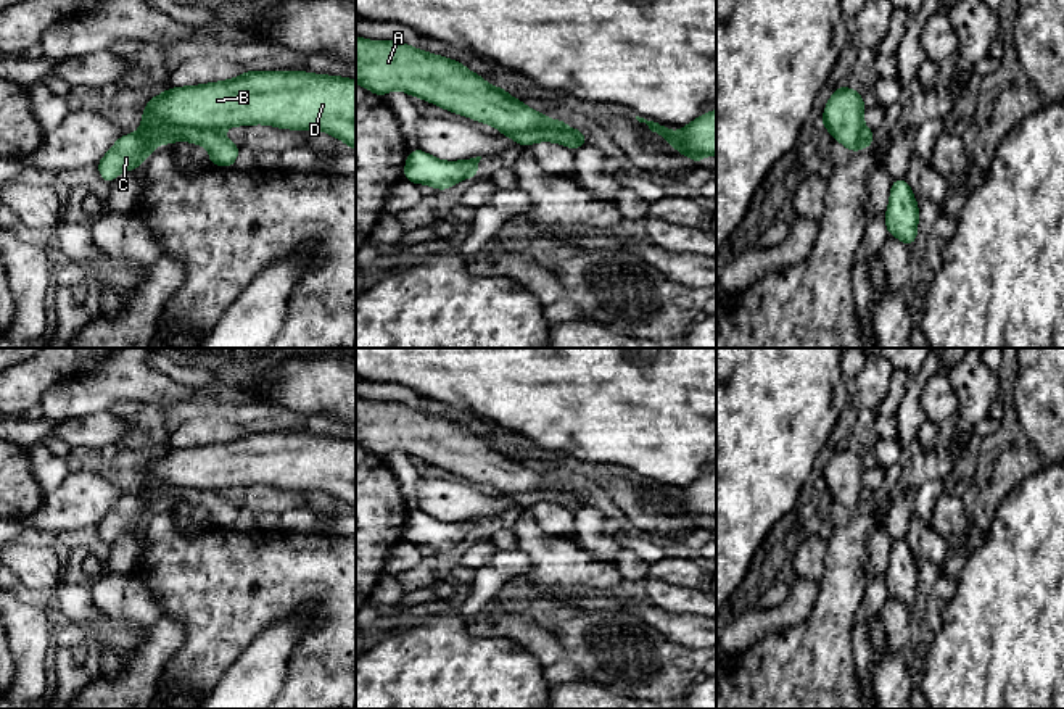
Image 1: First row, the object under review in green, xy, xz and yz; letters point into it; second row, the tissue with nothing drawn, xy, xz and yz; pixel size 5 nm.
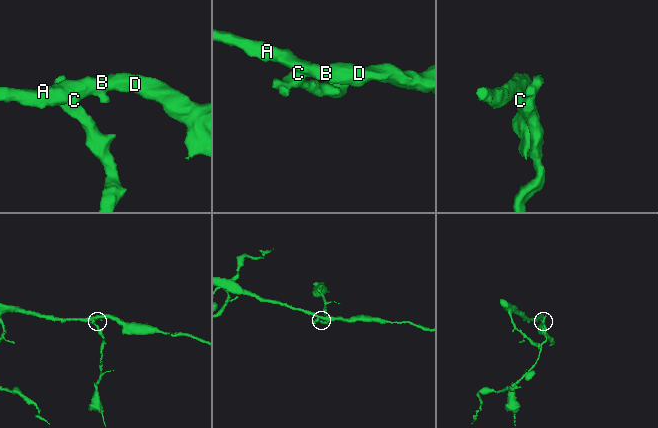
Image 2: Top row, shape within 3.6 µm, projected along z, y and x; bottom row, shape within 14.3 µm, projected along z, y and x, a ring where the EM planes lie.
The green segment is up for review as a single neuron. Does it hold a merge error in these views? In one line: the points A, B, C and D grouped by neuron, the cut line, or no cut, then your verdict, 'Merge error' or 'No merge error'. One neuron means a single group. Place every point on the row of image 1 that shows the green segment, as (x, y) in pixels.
Groups: A B D / C. Split along xz (501, 132), (570, 131), (585, 139). Merge error

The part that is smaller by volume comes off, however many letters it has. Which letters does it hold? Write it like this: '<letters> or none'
C

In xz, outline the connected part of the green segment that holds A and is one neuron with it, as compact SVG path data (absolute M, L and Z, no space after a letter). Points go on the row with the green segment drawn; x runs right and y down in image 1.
M356 35L356 82L380 97L391 90L404 90L410 97L420 97L451 113L494 126L501 134L560 131L586 139L584 132L567 127L563 119L551 121L542 111L534 111L522 100L512 98L505 89L491 87L485 77L468 71L464 63L417 50L401 40L372 42Z

